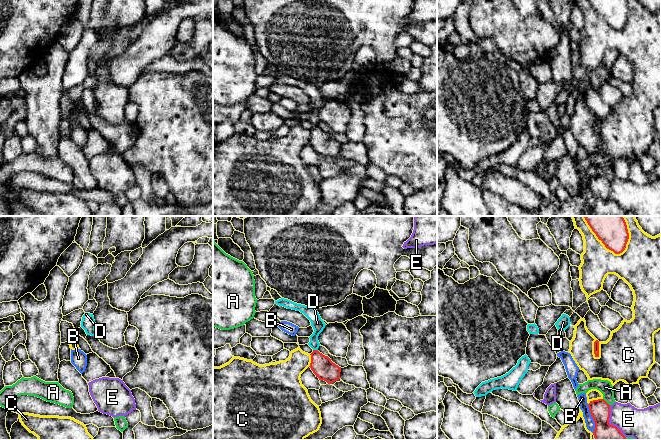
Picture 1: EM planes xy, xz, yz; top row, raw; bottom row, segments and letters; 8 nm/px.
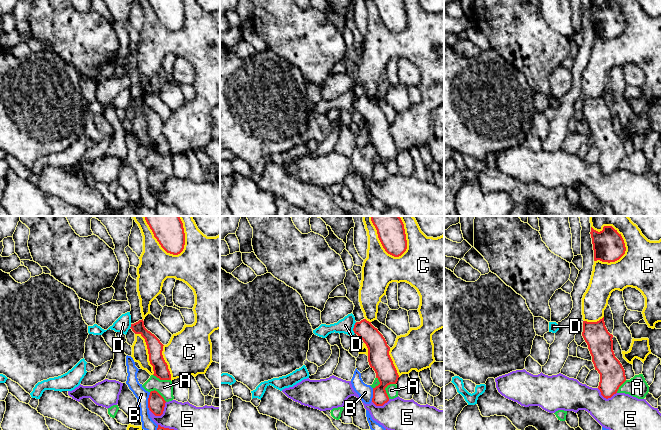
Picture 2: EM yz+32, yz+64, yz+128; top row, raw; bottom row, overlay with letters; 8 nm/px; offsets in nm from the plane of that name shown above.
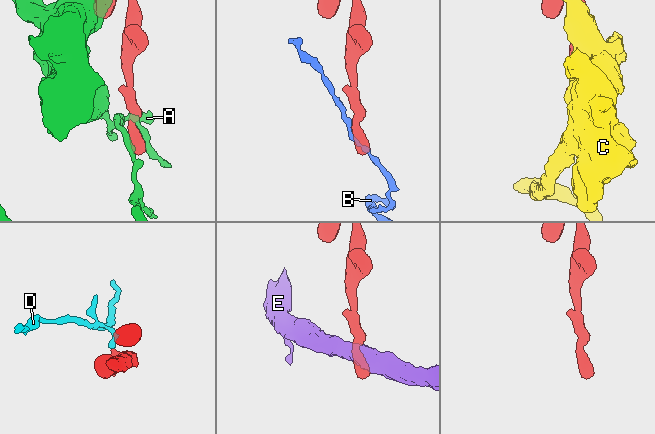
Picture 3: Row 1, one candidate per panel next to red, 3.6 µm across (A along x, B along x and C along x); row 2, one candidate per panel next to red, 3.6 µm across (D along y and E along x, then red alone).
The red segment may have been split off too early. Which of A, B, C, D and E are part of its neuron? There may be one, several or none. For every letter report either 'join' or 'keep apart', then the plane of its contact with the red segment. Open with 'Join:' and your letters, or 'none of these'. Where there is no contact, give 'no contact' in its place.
Join: none of these
A: keep apart | yz
B: keep apart | yz
C: keep apart | yz
D: keep apart | xz
E: keep apart | yz

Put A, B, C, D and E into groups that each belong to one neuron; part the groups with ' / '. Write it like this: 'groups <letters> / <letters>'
groups A / B / C / D / E

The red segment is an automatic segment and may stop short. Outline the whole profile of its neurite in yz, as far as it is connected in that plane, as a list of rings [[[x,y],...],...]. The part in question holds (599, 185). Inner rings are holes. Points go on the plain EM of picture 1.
[[[604,175],[590,177],[588,183],[595,199],[595,216],[626,216],[616,202],[609,200],[610,181]]]

